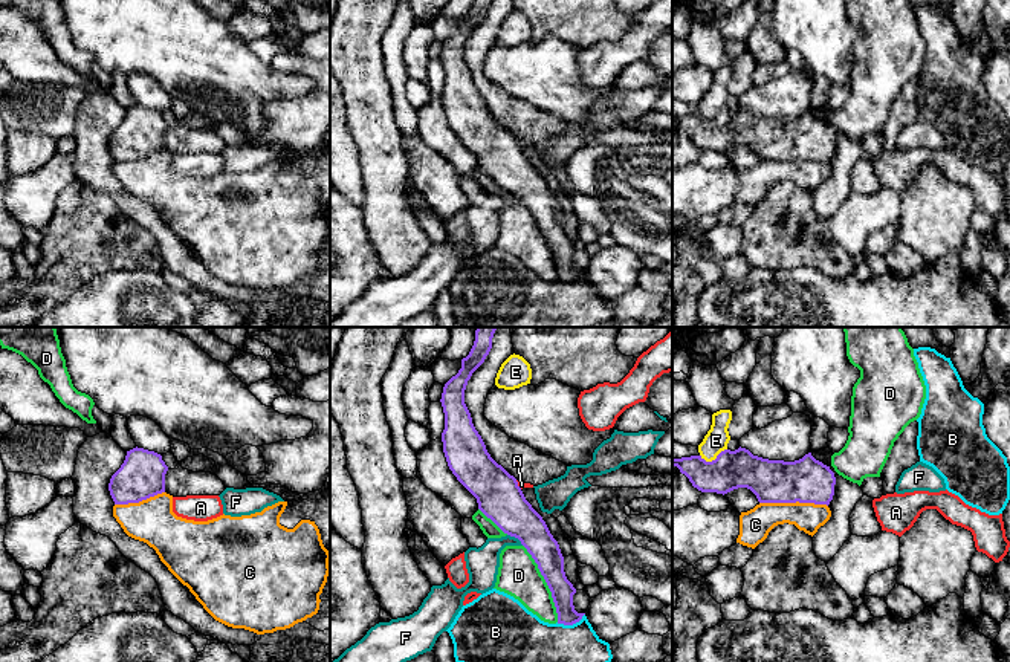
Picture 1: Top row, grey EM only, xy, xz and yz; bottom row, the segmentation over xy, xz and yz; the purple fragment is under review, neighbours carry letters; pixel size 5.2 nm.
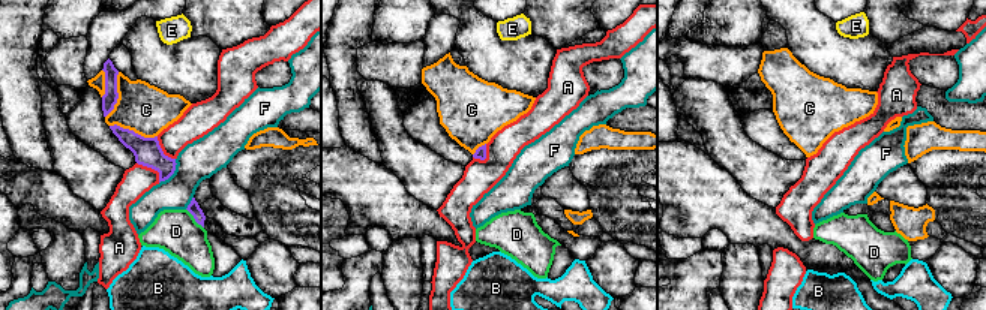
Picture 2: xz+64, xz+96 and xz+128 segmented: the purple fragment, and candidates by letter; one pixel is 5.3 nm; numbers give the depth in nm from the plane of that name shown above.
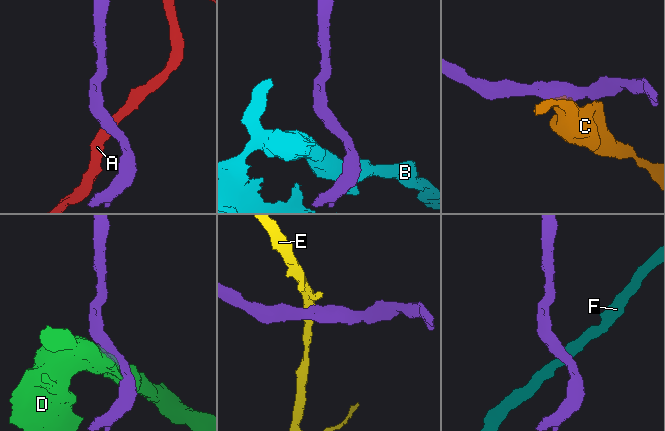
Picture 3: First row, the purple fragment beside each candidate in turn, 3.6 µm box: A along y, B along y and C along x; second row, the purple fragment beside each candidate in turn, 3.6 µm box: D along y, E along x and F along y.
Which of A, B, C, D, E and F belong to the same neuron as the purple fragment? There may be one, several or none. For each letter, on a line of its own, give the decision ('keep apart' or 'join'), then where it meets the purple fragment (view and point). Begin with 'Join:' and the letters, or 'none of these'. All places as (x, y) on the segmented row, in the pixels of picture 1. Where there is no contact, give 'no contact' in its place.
Join: none of these
A: keep apart | xz (517, 485)
B: keep apart | xz (570, 624)
C: keep apart | yz (793, 502)
D: keep apart | xz (546, 581)
E: keep apart | yz (712, 460)
F: keep apart | xz (515, 537)

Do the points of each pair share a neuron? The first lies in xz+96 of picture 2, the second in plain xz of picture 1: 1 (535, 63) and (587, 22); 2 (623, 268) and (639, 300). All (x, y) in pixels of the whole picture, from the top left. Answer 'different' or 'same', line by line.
1: different
2: different

